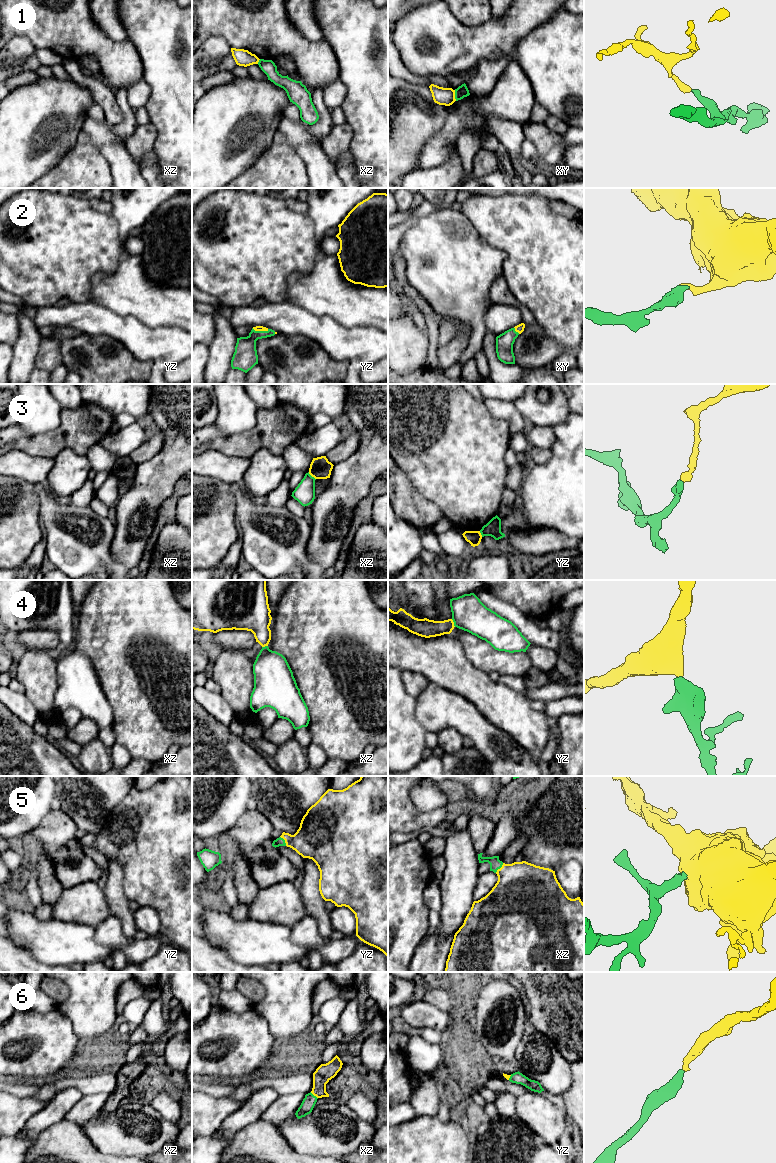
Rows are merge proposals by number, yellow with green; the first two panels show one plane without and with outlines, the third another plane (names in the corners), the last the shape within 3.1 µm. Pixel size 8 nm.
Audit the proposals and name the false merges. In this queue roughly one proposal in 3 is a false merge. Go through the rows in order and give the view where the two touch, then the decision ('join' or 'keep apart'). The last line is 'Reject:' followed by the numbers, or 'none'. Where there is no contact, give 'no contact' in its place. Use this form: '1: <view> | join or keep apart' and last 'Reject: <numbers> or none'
1: xy | keep apart
2: yz | join
3: xz | keep apart
4: yz | join
5: xz | join
6: xz | join
Reject: 1, 3

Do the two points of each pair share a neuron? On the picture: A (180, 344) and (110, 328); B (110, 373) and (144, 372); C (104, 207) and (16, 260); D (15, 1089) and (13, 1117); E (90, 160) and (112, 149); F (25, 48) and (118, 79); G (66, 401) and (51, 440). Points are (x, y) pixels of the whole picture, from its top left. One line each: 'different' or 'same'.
A: same
B: same
C: different
D: different
E: different
F: different
G: different

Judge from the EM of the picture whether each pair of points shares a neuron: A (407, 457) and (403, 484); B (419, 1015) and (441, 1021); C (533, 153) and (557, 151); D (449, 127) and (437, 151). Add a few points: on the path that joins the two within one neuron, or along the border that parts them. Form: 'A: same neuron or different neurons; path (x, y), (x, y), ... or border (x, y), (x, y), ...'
A: different neurons; border (398, 465), (418, 492)
B: same neuron; path (424, 1015), (436, 1019)
C: same neuron; path (539, 155), (551, 153)
D: same neuron; path (449, 133), (441, 145)

